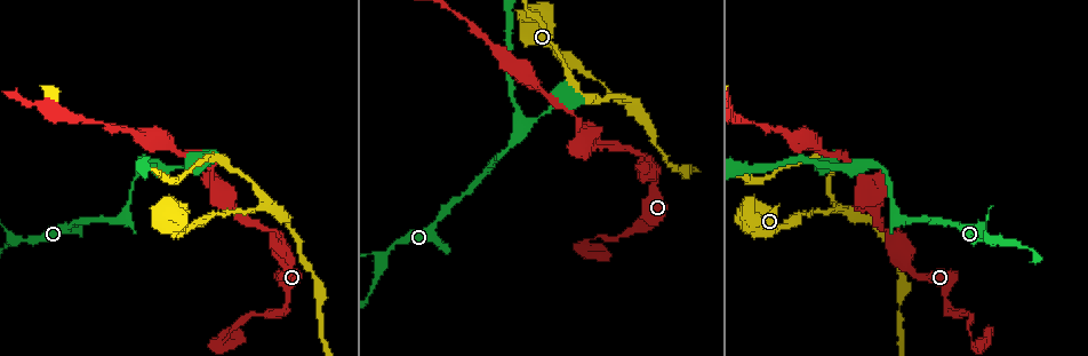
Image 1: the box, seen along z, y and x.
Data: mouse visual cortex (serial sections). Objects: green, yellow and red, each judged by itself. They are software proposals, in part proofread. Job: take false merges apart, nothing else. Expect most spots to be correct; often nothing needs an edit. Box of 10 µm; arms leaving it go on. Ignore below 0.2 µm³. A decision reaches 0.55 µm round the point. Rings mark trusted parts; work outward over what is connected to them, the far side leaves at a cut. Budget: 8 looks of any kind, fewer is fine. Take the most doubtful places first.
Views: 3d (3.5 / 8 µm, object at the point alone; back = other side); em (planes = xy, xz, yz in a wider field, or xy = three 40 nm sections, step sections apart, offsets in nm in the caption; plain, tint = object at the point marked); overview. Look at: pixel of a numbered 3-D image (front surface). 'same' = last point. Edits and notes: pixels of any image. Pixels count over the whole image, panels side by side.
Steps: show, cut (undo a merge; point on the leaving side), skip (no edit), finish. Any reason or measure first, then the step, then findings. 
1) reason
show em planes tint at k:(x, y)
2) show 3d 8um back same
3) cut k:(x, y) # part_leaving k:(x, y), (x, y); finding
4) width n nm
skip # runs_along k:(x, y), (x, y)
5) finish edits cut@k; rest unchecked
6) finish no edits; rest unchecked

two arms in line, one across
show em planes tint at 1:(260, 205)

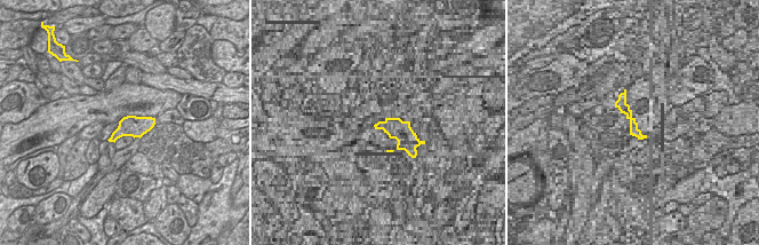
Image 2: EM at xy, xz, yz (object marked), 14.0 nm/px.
show 3d 3.5um same

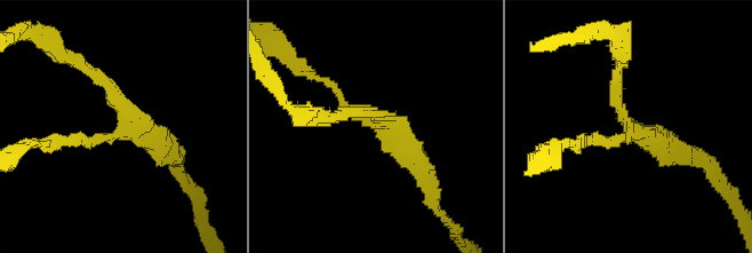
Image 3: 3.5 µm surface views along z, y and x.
skip # one cell here

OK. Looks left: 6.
a fork
show 3d 3.5um at 1:(989, 239)

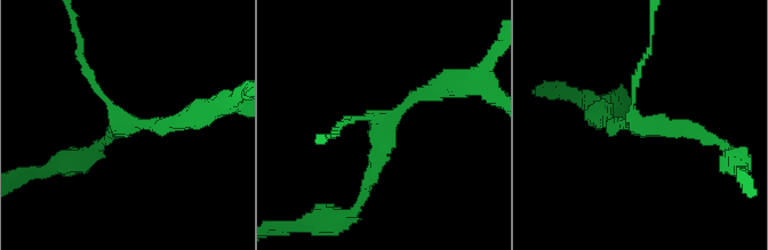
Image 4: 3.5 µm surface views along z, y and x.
arms 3
skip # runs_along 4:(446, 85), (383, 123), (365, 193); continuous, no second cell

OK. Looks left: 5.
narrows sharply
show 3d 3.5um at 1:(860, 165)

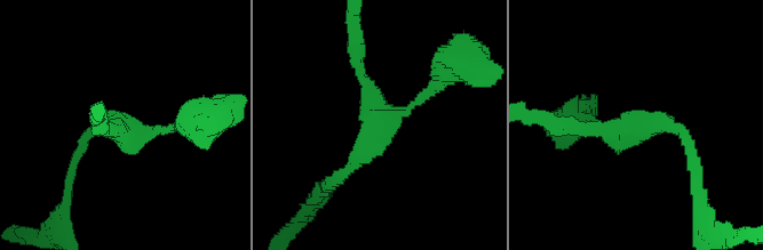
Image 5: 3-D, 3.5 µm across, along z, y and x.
arms 3; arm_widths 150, 150, 200 nm; need the tissue
show em xy step 3 tint at 5:(637, 126)

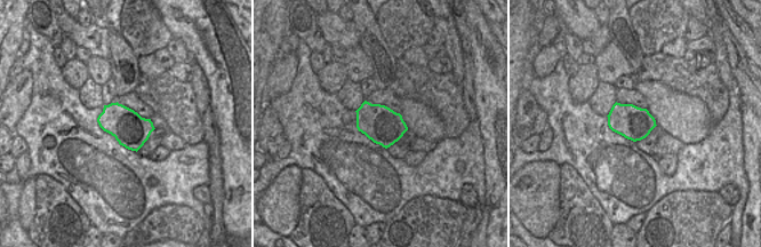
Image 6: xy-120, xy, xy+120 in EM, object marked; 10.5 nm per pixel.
show em xy step 5 tint same

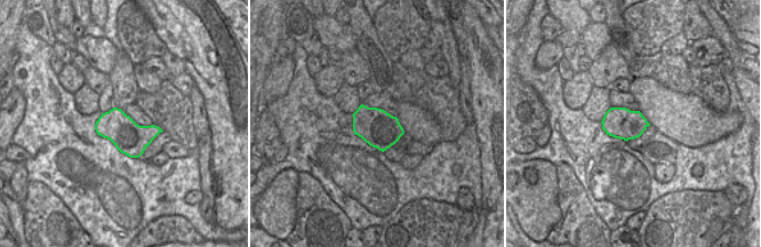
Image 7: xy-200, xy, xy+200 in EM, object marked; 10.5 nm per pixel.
skip # runs_along 5:(336, 177), (375, 130), (358, 55); one cell here

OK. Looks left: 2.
finish no edits; rest unchecked

